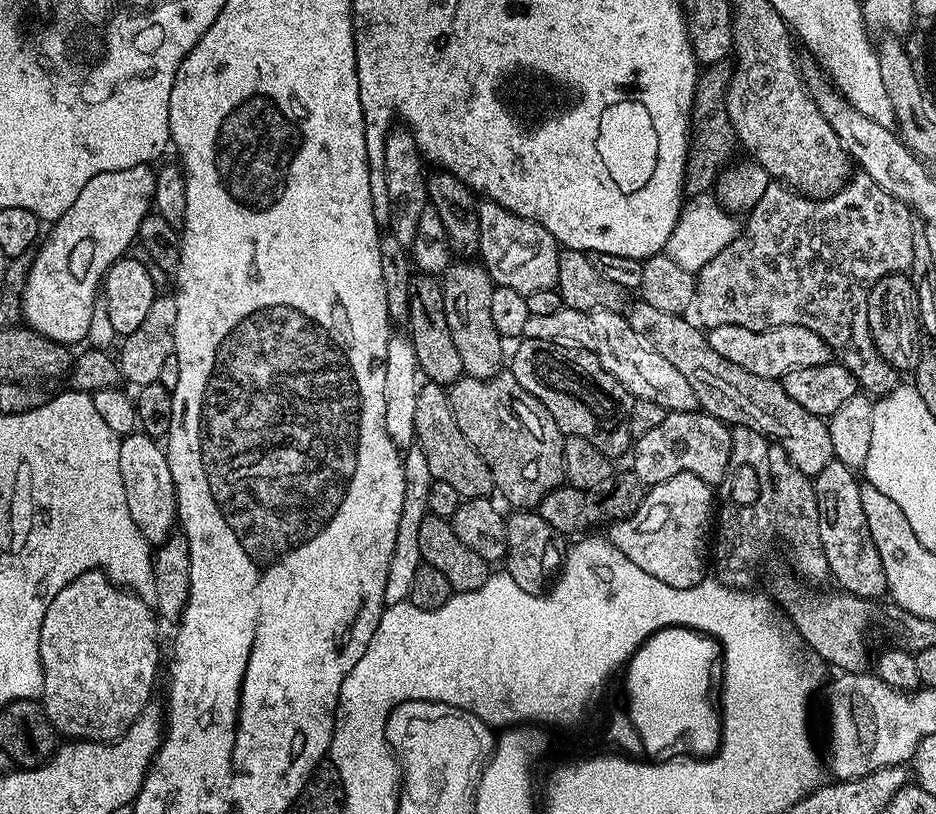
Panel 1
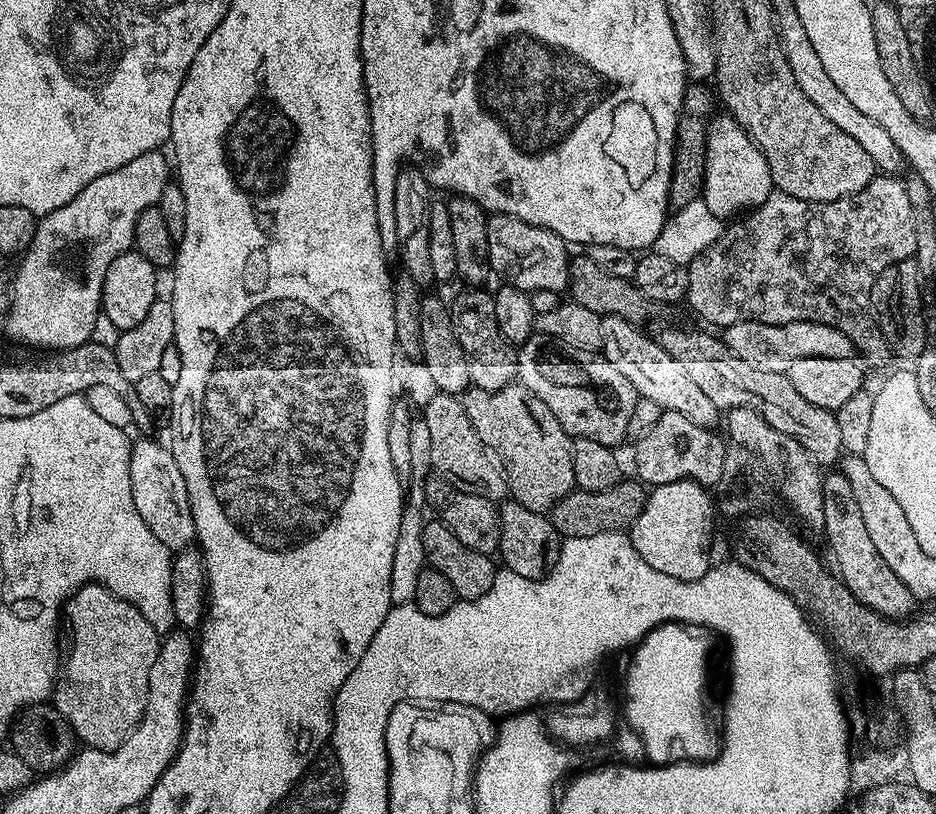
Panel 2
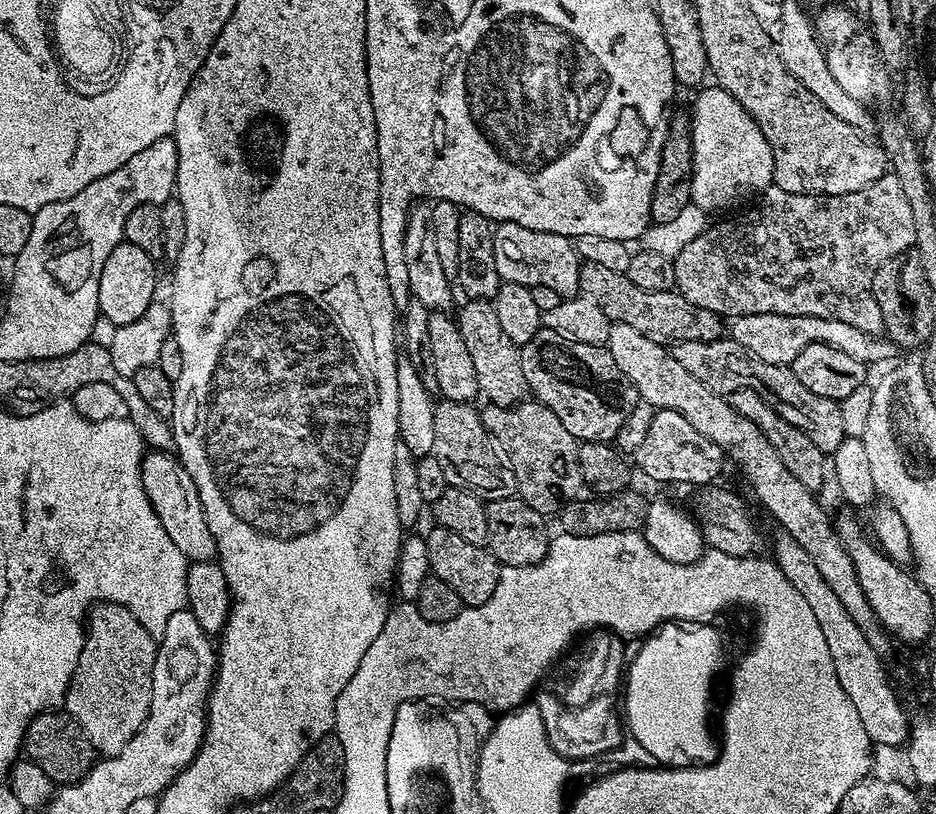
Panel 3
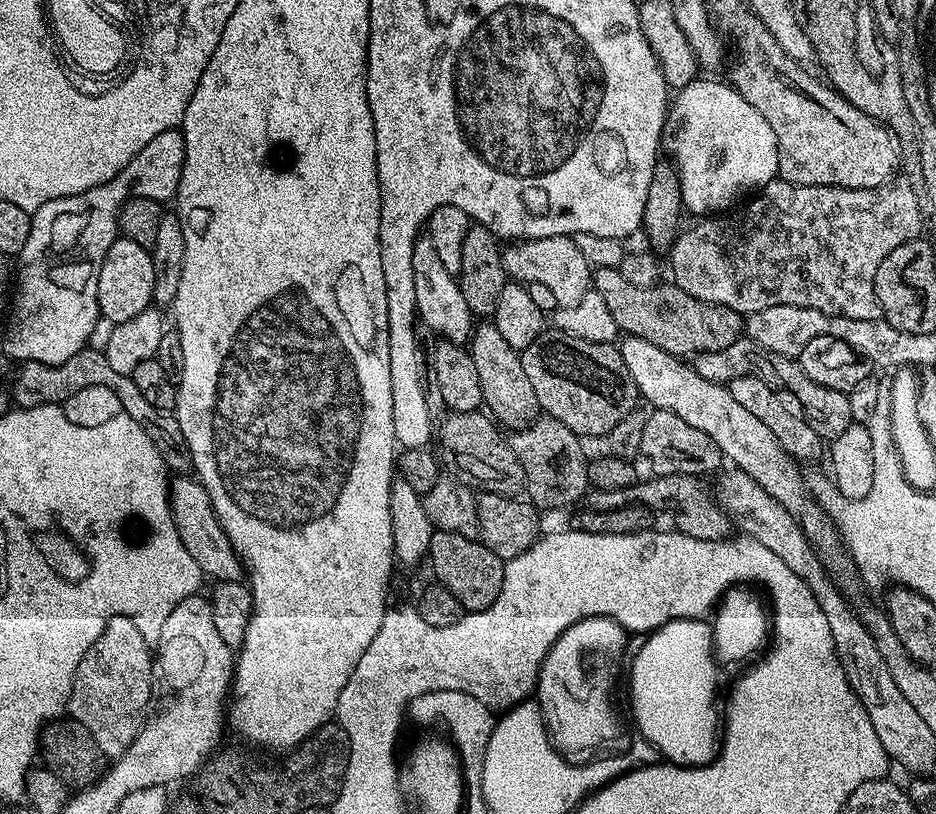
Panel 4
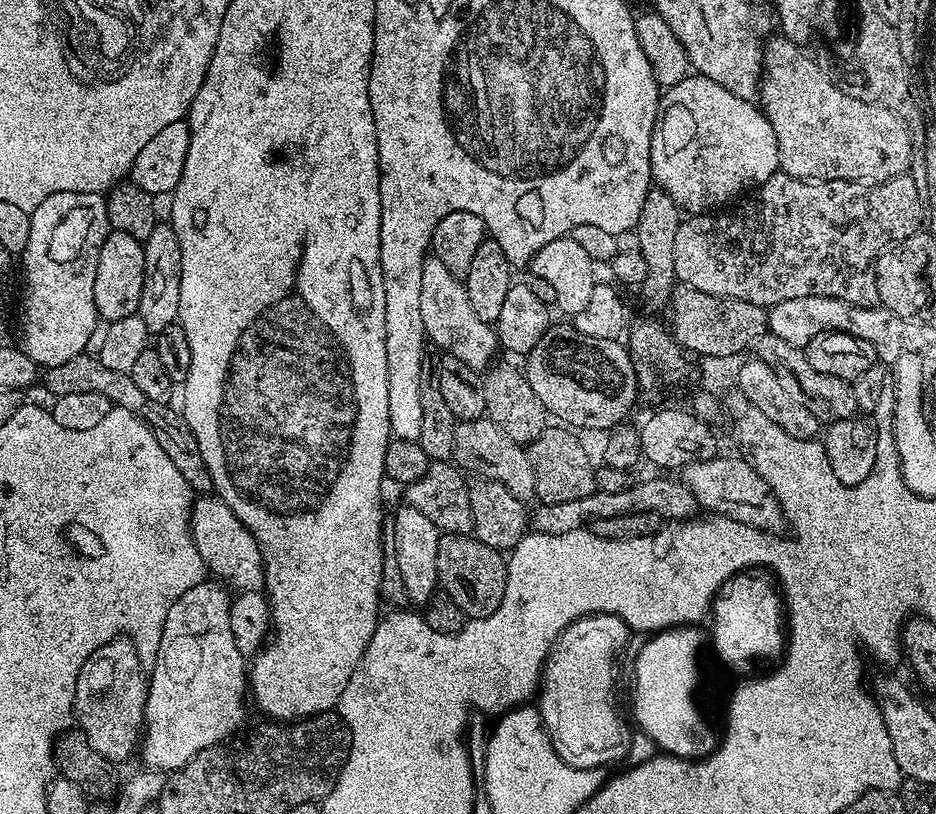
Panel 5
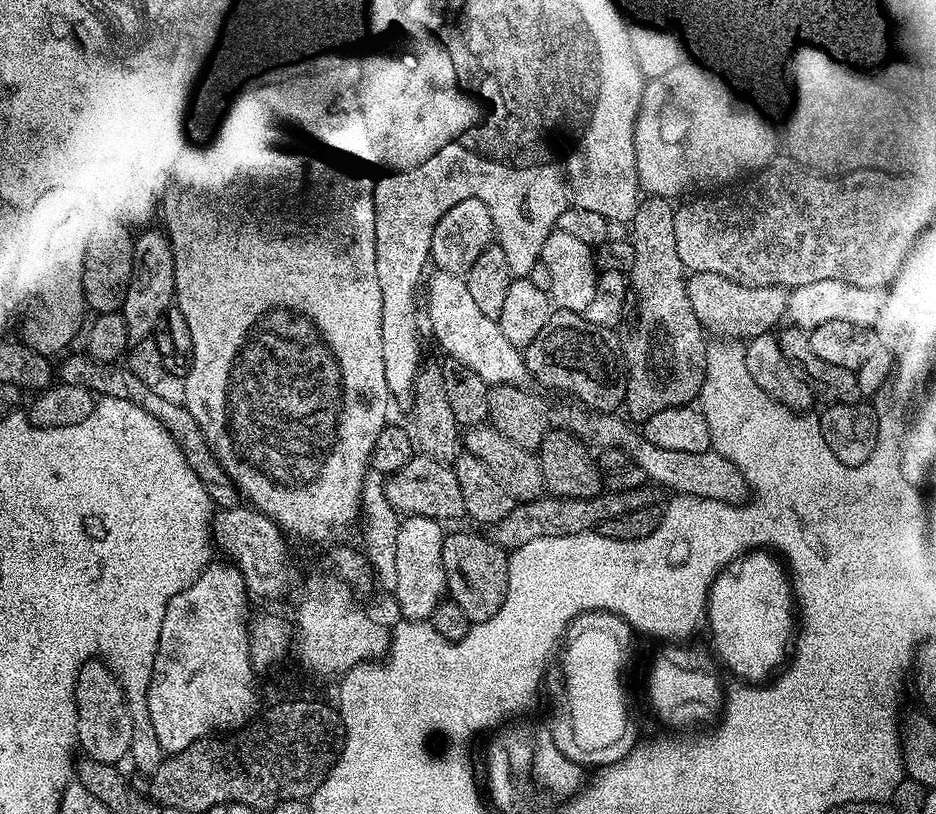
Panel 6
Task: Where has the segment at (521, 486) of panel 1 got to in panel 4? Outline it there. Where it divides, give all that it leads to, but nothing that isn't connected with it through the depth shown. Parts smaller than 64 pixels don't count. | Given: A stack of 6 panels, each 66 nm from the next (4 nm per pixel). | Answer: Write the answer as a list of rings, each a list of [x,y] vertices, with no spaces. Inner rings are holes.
[[[547,414],[541,415],[539,418],[532,421],[531,424],[525,424],[523,428],[513,431],[510,436],[510,443],[512,445],[512,452],[518,458],[520,463],[520,474],[522,477],[522,488],[525,488],[527,499],[531,503],[535,504],[537,509],[545,510],[544,508],[568,508],[571,504],[579,505],[583,501],[586,493],[589,491],[590,485],[588,482],[588,466],[589,461],[584,460],[584,448],[582,445],[581,437],[577,436],[576,433],[570,431],[566,426],[562,426],[562,422],[558,422],[553,416]]]

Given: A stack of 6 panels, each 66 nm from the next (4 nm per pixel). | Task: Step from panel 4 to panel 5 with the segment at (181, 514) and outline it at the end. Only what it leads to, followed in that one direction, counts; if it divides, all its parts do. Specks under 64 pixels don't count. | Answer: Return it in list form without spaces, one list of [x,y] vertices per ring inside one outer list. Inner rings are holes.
[[[204,494],[193,501],[192,517],[189,520],[192,530],[194,544],[201,555],[207,571],[212,575],[216,574],[217,579],[224,581],[227,585],[231,584],[240,592],[261,592],[264,587],[264,560],[261,554],[260,546],[253,534],[241,520],[234,515],[225,503],[219,500],[219,497]]]

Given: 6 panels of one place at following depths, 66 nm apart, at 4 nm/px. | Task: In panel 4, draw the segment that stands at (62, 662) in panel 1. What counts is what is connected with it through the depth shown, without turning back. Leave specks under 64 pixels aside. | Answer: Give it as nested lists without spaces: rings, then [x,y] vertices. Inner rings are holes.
[[[115,616],[108,620],[104,633],[86,650],[82,662],[78,662],[78,670],[74,674],[74,682],[70,690],[70,698],[66,709],[73,720],[82,722],[86,730],[90,730],[98,750],[109,758],[118,758],[138,738],[144,720],[148,717],[148,705],[152,703],[152,662],[153,649],[142,638],[142,633],[134,622],[125,616]]]

